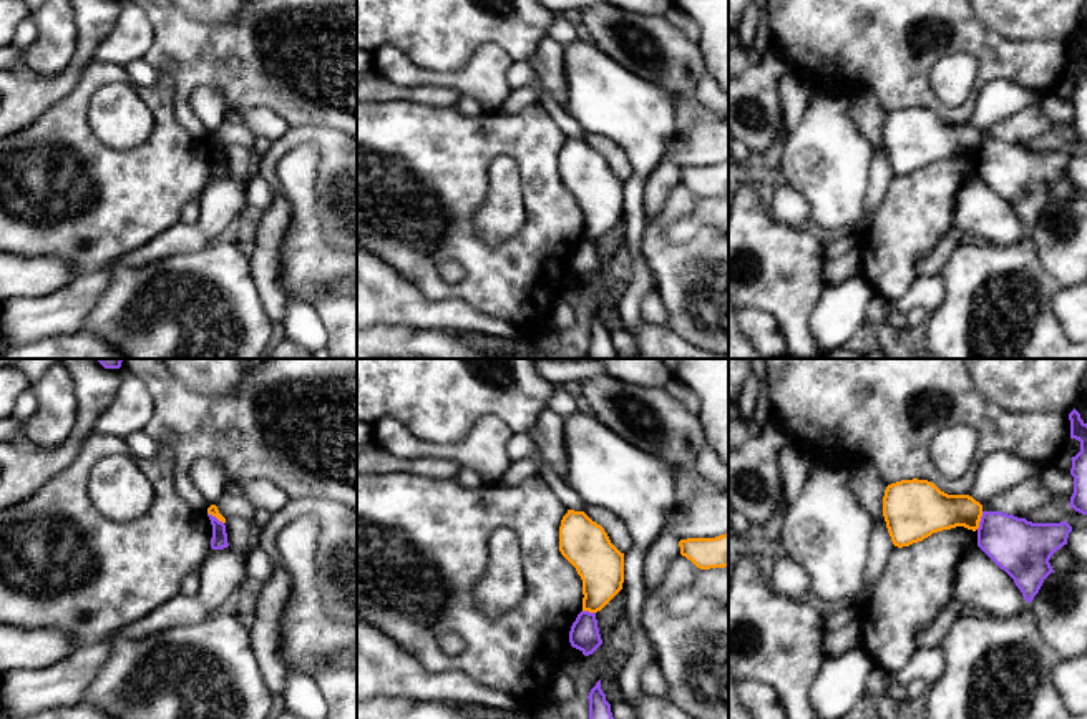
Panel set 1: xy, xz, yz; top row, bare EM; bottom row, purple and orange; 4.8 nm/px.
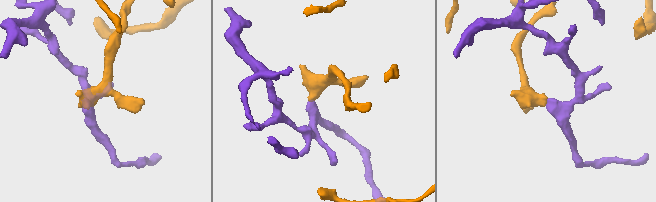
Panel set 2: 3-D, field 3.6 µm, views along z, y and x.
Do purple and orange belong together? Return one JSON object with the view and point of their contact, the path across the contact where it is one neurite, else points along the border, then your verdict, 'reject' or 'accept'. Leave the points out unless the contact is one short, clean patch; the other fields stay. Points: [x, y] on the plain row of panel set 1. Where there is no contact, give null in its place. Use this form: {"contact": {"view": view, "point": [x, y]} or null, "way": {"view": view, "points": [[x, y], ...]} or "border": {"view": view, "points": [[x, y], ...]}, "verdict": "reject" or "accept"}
{"contact": {"view": "yz", "point": [981, 148]}, "border": {"view": "yz", "points": [[983, 140], [976, 156]]}, "verdict": "reject"}

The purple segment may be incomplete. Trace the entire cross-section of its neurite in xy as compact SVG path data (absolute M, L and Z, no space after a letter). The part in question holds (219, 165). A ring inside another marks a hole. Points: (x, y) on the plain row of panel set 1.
M207 141L207 144L209 144L211 153L212 153L211 176L212 178L227 176L229 171L227 171L226 153L209 141Z

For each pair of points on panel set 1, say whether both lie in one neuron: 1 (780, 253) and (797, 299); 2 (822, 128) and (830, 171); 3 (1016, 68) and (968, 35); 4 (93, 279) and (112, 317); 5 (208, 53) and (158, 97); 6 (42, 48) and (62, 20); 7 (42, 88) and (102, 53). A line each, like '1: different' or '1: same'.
1: same
2: same
3: same
4: different
5: different
6: same
7: different

